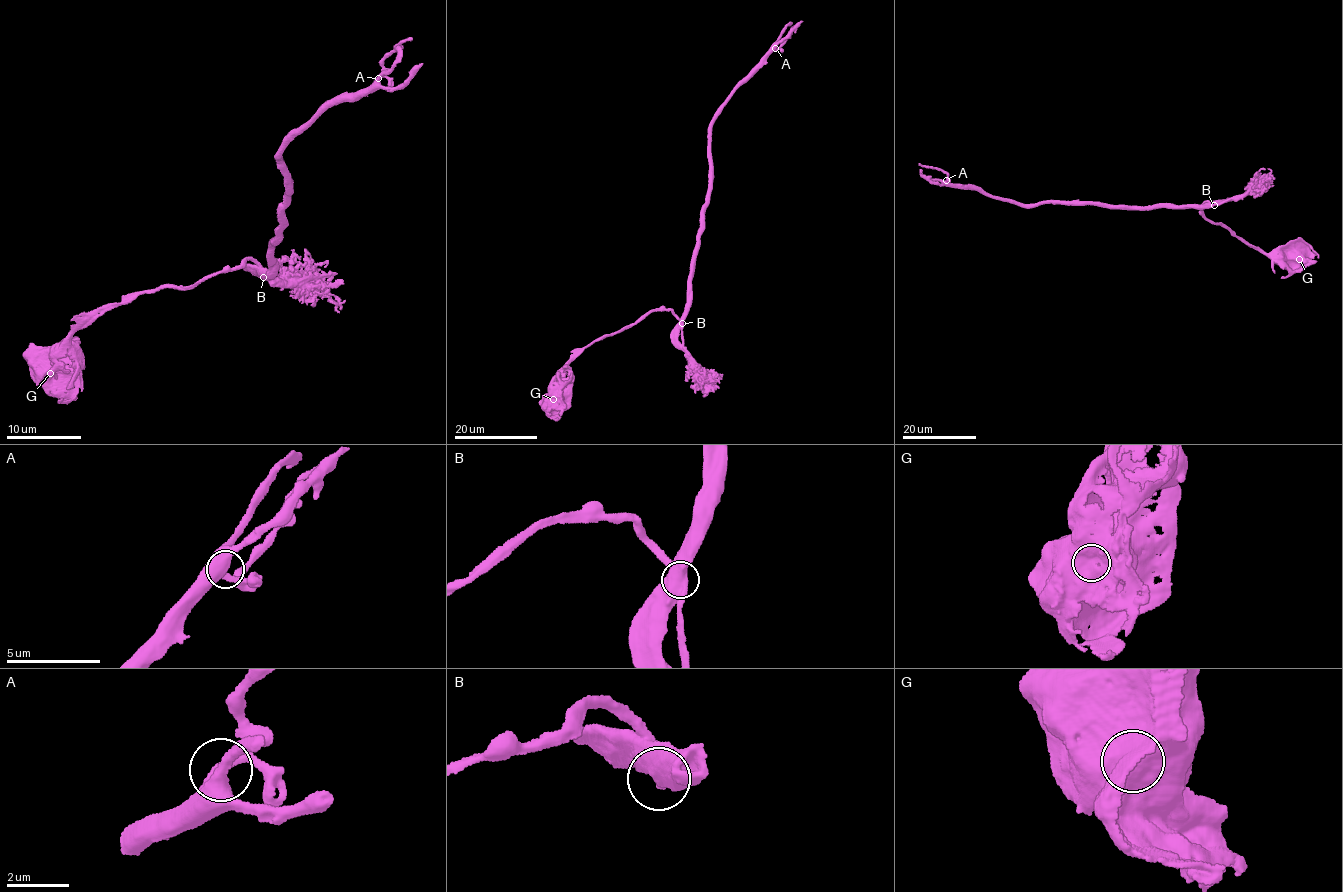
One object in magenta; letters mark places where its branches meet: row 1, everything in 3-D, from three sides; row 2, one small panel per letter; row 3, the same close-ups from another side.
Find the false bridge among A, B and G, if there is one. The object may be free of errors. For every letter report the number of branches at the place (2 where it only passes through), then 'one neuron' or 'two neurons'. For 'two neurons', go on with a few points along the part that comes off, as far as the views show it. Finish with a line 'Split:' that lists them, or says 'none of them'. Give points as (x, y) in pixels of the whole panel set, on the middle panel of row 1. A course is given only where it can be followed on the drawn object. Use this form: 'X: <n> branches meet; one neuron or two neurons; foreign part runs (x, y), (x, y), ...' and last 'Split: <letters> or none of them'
A: 2 branches meet; one neuron
B: 2 branches meet; one neuron
G: 1 branches meet; one neuron
Split: none of them

